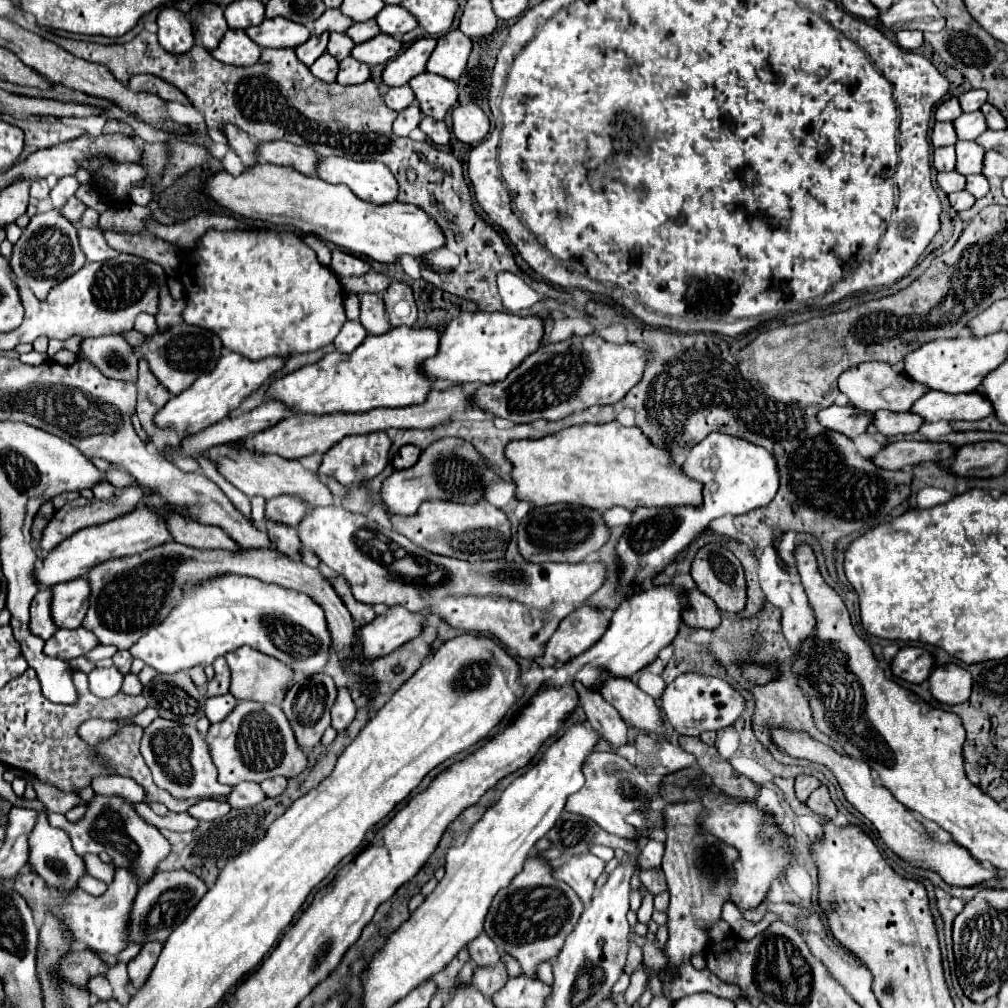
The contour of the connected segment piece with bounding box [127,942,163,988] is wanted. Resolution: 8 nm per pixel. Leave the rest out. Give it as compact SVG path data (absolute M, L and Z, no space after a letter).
M147 942L147 944L143 944L141 952L127 964L127 972L129 972L129 978L135 988L141 988L145 984L149 972L153 970L153 966L161 954L161 948L163 948L163 944L159 944L159 942Z

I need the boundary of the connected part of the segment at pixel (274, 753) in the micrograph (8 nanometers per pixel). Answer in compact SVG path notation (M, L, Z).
M241 700L225 720L211 724L205 740L223 784L235 786L243 780L263 782L273 776L293 778L307 768L307 752L301 750L287 716L275 704Z

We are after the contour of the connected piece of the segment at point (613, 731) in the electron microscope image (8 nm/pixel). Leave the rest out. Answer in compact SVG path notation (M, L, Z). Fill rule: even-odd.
M581 682L573 684L573 688L579 694L579 704L583 706L589 724L601 734L601 738L609 740L613 746L623 746L627 742L627 724L615 712L615 708L605 702L605 698L599 694L599 690L585 688Z

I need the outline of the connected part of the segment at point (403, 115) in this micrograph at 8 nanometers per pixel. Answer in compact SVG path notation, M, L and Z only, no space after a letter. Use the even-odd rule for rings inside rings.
M411 104L411 106L405 108L403 112L399 112L399 116L397 116L395 124L393 124L393 132L399 134L399 136L407 136L413 128L419 126L421 118L423 118L421 108L419 108L417 104Z

